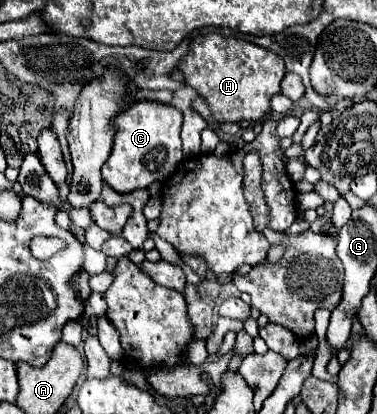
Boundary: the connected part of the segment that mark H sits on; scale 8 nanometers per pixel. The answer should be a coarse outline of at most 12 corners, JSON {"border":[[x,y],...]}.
{"border":[[209,33],[179,63],[215,123],[259,121],[285,65]]}

